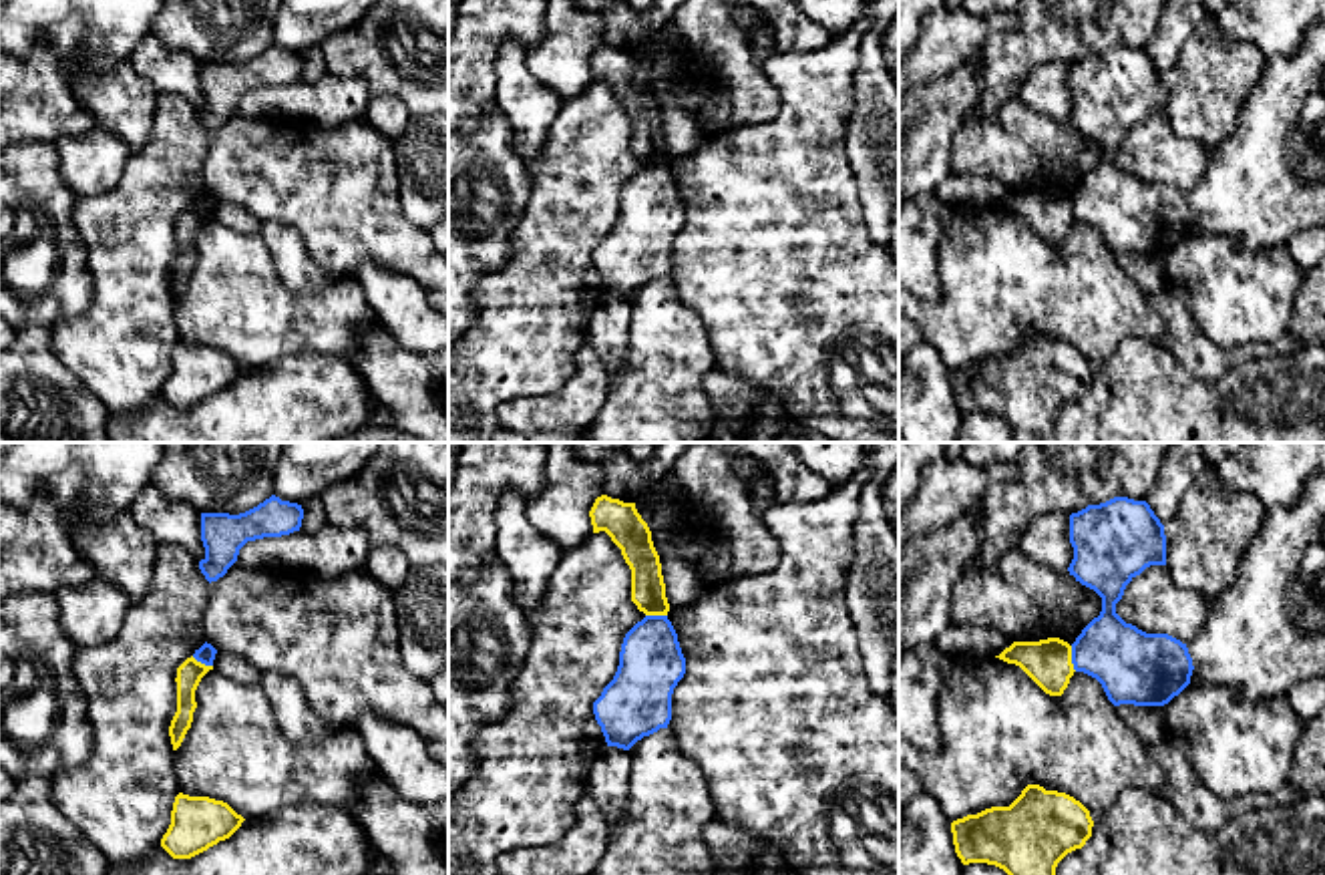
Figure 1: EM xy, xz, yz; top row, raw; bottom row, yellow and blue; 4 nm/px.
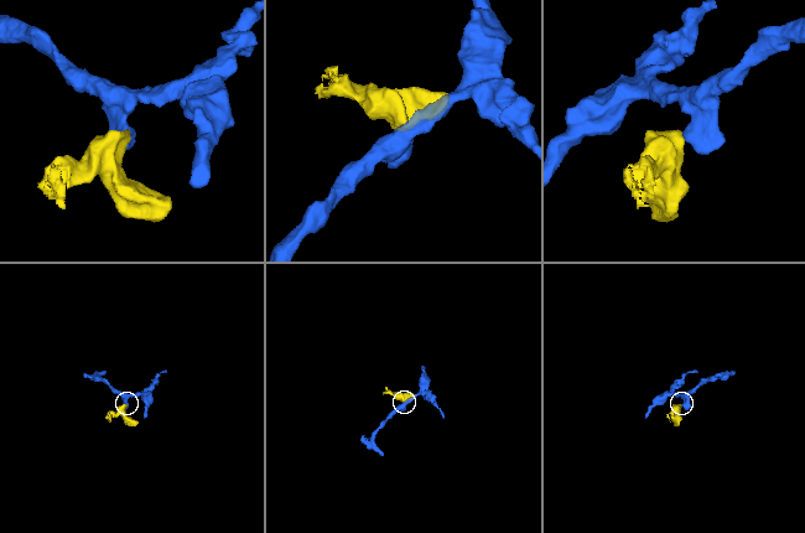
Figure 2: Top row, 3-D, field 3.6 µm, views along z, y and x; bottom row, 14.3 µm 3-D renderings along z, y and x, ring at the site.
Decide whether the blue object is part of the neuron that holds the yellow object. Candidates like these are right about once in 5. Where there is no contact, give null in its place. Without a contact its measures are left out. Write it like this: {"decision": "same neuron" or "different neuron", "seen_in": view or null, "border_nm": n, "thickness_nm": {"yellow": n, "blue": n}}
{"decision": "different neuron", "seen_in": "yz", "border_nm": 110, "thickness_nm": {"yellow": 190, "blue": 280}}

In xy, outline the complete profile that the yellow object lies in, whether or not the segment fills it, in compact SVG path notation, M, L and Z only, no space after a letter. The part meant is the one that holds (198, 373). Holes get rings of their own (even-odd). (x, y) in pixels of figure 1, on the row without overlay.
M179 342L161 396L173 408L191 408L229 388L245 368L227 352Z

